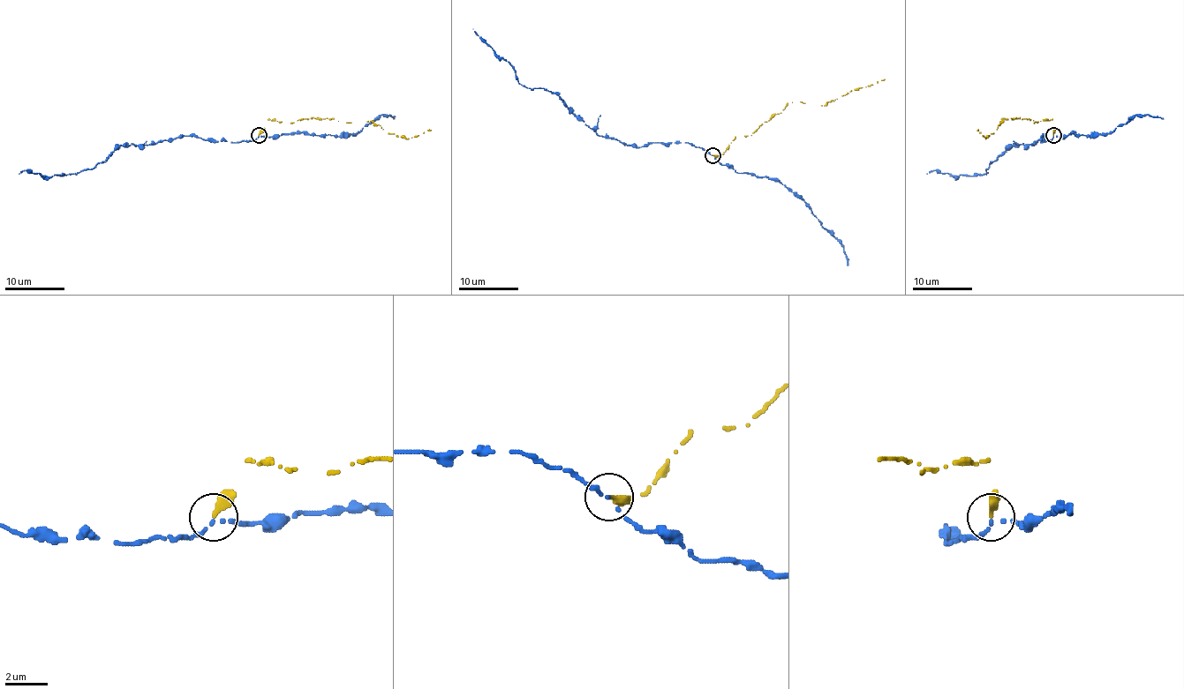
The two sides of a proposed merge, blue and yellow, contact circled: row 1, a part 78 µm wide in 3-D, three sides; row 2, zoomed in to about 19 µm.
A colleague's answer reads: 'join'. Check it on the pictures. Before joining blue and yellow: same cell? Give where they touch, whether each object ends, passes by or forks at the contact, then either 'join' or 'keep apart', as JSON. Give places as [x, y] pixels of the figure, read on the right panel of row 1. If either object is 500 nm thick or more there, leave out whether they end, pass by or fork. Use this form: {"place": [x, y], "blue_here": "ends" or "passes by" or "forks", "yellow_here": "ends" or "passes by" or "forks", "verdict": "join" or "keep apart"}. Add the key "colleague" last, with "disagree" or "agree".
{"place": [1053, 135], "blue_here": "passes by", "yellow_here": "ends", "verdict": "keep apart", "colleague": "disagree"}

